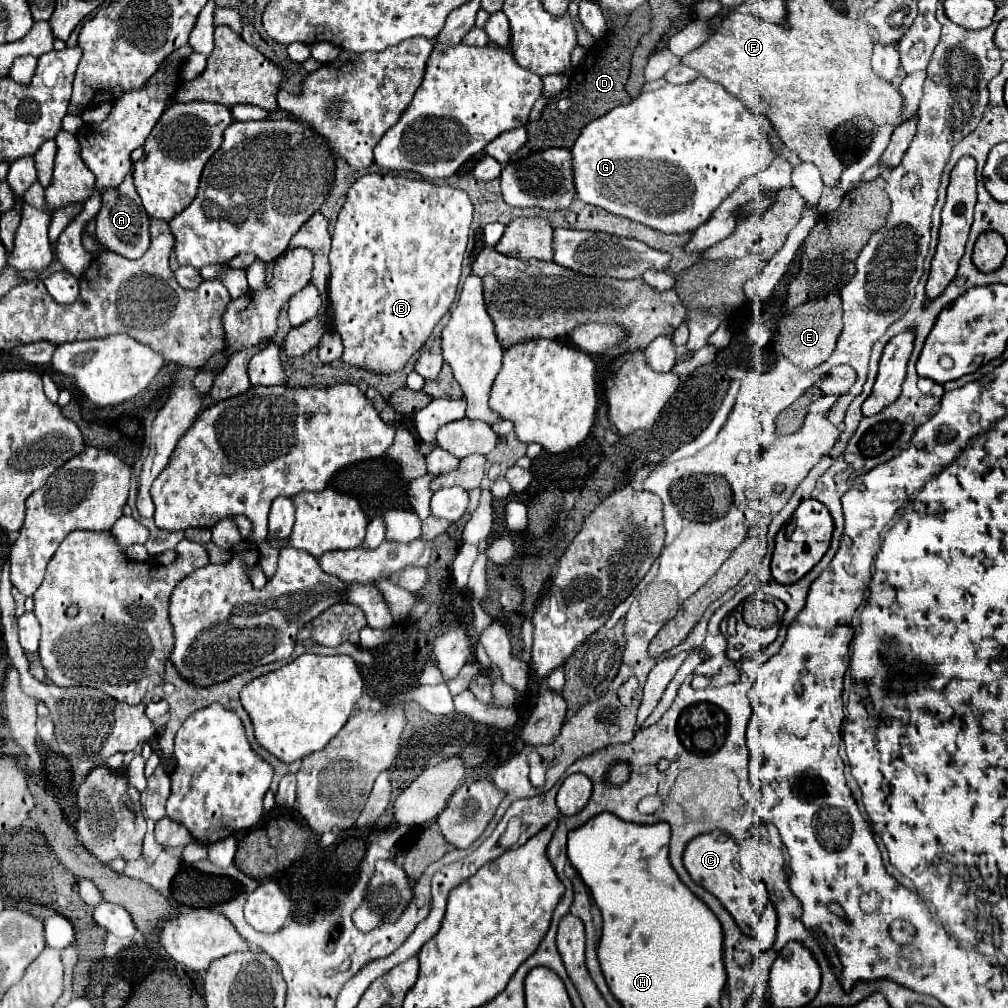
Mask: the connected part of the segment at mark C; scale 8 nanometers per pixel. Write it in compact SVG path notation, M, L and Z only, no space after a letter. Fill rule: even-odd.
M713 830L713 832L705 832L705 834L695 836L683 852L683 864L685 864L687 872L691 874L693 882L697 882L707 892L711 892L729 910L729 914L733 916L737 926L747 936L761 940L767 950L767 948L771 948L771 944L775 940L775 926L777 926L775 908L767 896L763 882L751 882L739 874L739 868L735 864L737 844L731 838L723 842L721 834L723 834L721 830Z

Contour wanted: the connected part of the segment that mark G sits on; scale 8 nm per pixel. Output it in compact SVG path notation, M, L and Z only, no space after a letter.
M699 76L695 78L693 82L685 84L685 86L673 86L673 84L665 84L663 88L659 90L653 90L653 92L643 92L639 94L639 98L635 98L631 104L625 104L625 106L617 106L613 110L609 110L605 116L589 122L579 138L575 140L573 148L571 148L571 156L573 156L573 184L575 184L575 192L577 192L577 198L585 204L593 204L593 206L599 206L611 214L617 214L617 216L623 216L623 218L629 218L629 220L635 220L639 224L645 224L649 228L655 228L655 230L661 230L661 232L667 232L667 234L683 234L683 232L693 232L697 230L701 224L705 224L711 214L717 210L717 206L749 176L757 174L753 172L755 170L755 146L751 140L767 140L767 136L761 132L761 128L757 128L757 122L753 118L753 110L745 108L741 104L741 100L737 100L735 96L731 96L721 84L705 78L705 76Z

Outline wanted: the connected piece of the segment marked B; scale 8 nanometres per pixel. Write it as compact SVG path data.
M365 174L347 192L331 234L331 276L327 284L333 306L333 328L343 338L343 360L351 366L377 374L401 370L421 350L441 316L449 310L465 256L473 204L459 188L437 186L429 180L403 178L393 174Z

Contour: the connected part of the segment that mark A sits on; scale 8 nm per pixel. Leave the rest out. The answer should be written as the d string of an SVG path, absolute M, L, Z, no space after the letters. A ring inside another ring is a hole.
M131 174L125 178L121 188L117 188L117 190L119 192L101 192L103 208L95 218L95 222L97 222L95 238L101 246L101 250L115 252L119 256L135 260L135 258L141 258L149 250L149 244L151 244L149 216L145 216L145 208L141 208L141 198L137 196L137 192L133 188Z

